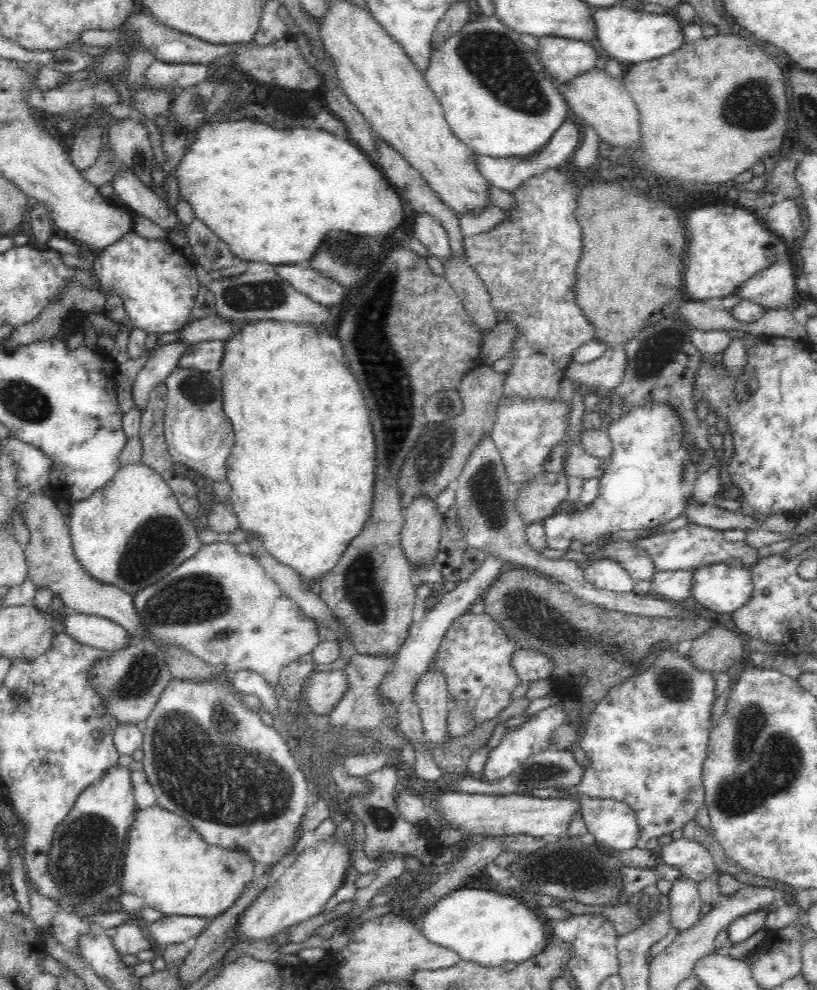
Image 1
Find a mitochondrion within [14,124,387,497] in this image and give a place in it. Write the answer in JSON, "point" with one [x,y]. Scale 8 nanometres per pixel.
{"point":[269,294]}

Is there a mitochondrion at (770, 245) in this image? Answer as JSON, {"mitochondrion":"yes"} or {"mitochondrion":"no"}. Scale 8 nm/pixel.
{"mitochondrion":"no"}

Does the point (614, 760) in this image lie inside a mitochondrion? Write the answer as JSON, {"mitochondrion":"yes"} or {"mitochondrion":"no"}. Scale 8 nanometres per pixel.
{"mitochondrion":"no"}

